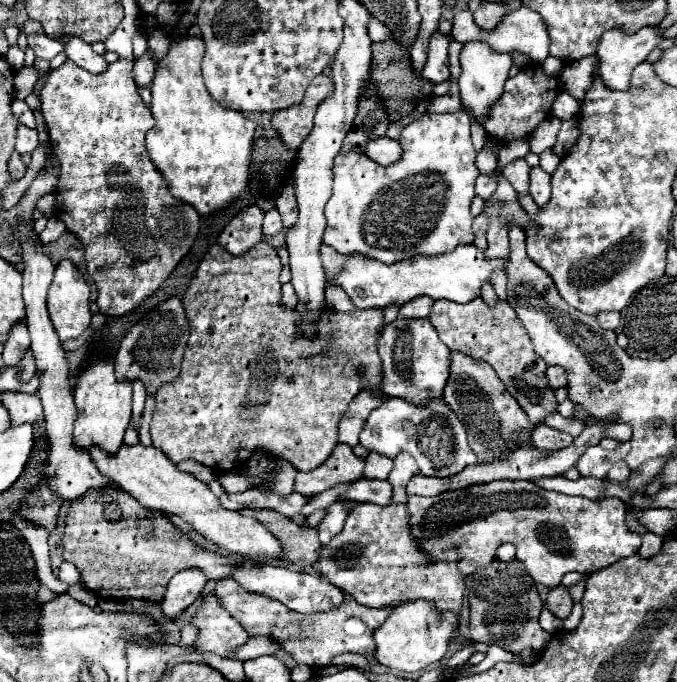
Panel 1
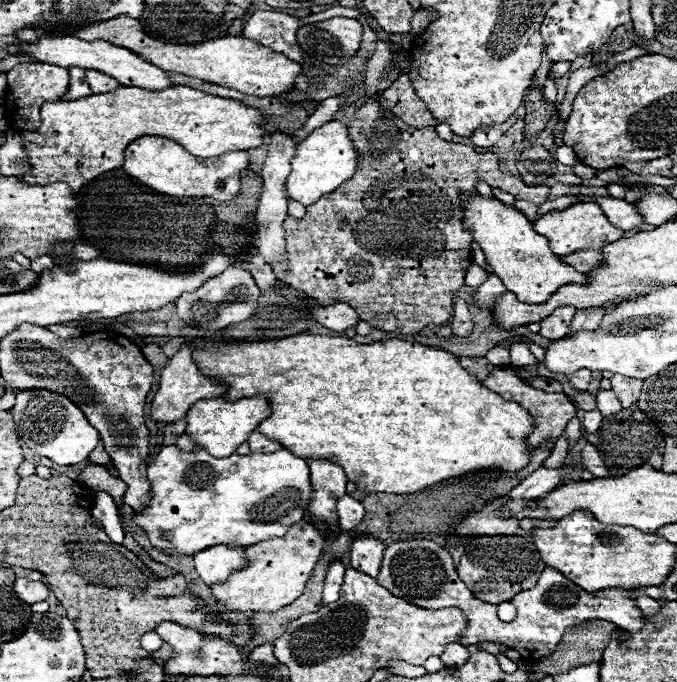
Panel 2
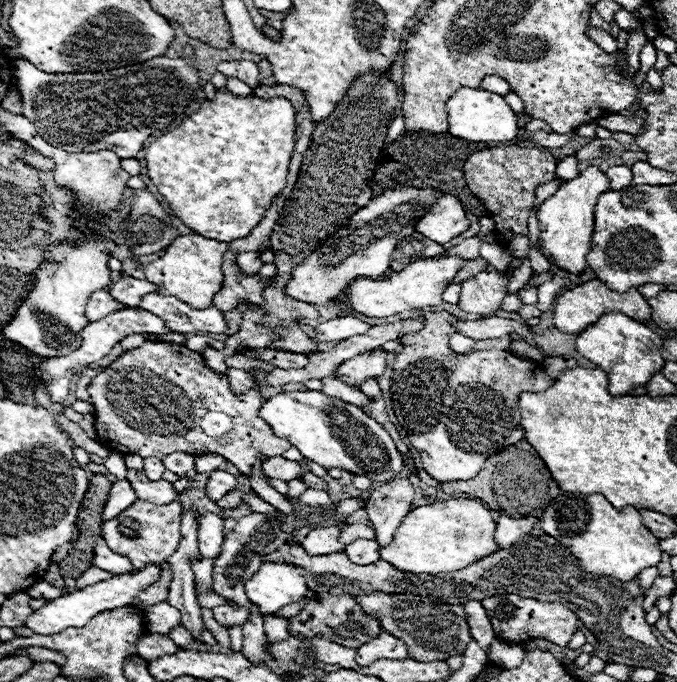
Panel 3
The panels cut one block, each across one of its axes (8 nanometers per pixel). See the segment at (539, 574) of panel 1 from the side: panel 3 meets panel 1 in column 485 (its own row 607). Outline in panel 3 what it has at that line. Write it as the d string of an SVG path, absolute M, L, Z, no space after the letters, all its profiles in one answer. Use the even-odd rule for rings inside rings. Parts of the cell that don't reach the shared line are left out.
M496 594L482 600L482 606L488 612L492 628L500 640L506 642L526 642L530 638L542 638L558 646L568 646L570 636L576 632L576 614L562 604L542 602L534 598L522 598L516 594Z

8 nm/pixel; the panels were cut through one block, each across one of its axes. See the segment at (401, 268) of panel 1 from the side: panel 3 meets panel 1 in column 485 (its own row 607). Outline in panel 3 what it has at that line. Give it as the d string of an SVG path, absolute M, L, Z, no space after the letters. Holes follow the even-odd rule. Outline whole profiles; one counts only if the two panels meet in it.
M264 562L248 584L244 584L244 590L262 616L278 612L286 604L298 602L308 594L302 570L276 562Z

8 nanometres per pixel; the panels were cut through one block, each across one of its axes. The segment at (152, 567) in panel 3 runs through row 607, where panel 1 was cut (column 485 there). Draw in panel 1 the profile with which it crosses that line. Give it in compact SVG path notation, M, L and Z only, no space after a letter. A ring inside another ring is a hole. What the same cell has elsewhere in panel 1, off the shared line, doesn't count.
M466 42L460 52L460 64L462 64L462 74L458 78L458 86L460 86L462 110L470 112L478 124L484 124L492 112L492 106L502 98L504 82L508 79L513 65L512 57L509 53L500 53L488 48L488 44L484 42Z

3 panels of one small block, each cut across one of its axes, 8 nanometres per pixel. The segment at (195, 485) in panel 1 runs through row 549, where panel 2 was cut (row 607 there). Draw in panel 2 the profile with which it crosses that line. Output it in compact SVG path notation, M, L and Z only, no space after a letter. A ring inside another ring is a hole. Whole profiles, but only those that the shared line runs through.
M308 522L294 524L286 536L270 538L246 548L250 564L244 570L234 572L224 584L212 584L212 596L220 606L226 606L234 612L276 612L286 604L292 604L308 582L310 572L314 570L326 540L316 532Z

